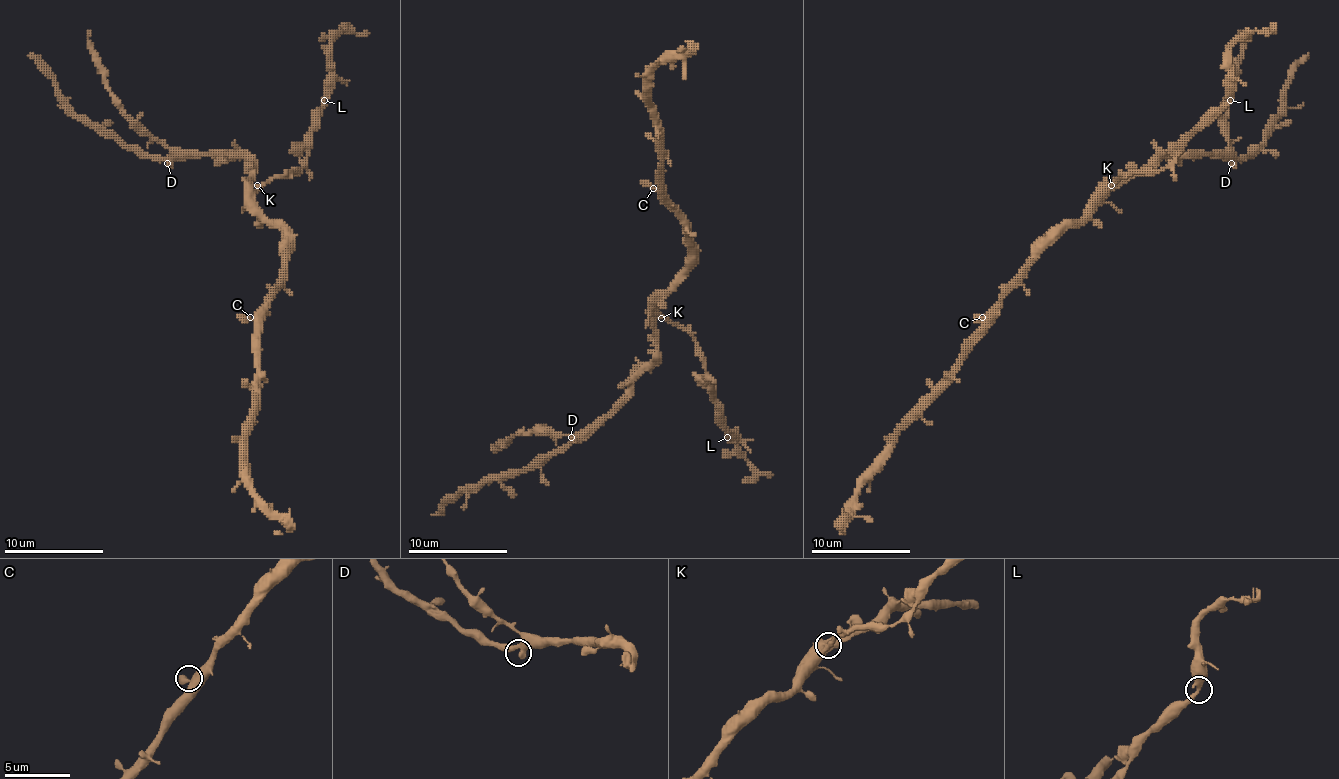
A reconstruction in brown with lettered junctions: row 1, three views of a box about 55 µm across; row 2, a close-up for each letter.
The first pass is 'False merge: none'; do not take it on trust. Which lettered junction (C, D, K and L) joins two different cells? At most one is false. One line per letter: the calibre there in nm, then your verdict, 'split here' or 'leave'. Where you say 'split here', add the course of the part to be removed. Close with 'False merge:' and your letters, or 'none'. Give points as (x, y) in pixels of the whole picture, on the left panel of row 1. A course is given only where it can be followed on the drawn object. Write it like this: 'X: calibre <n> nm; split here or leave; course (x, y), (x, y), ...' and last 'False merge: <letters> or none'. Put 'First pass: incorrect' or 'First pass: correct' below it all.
C: calibre 420 nm; leave
D: calibre 380 nm; leave
K: calibre 380 nm; leave
L: calibre 400 nm; leave
False merge: none
First pass: correct

